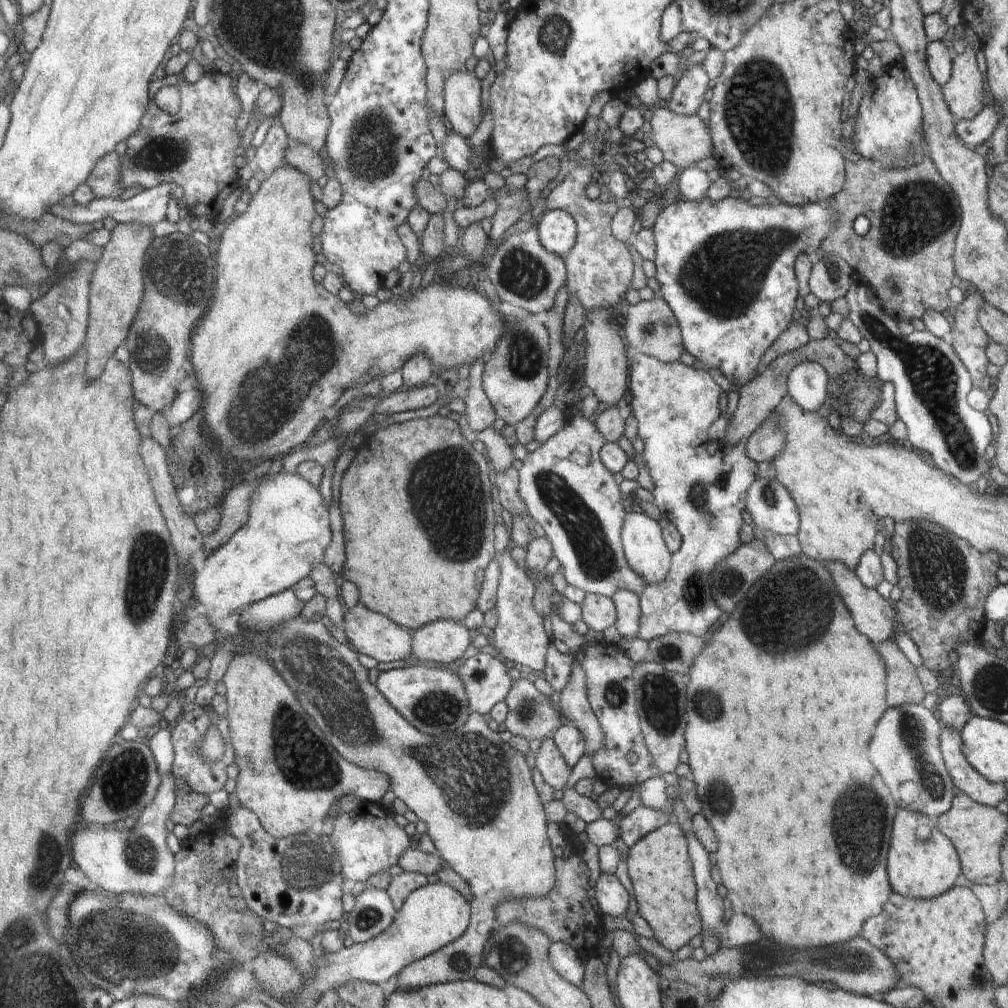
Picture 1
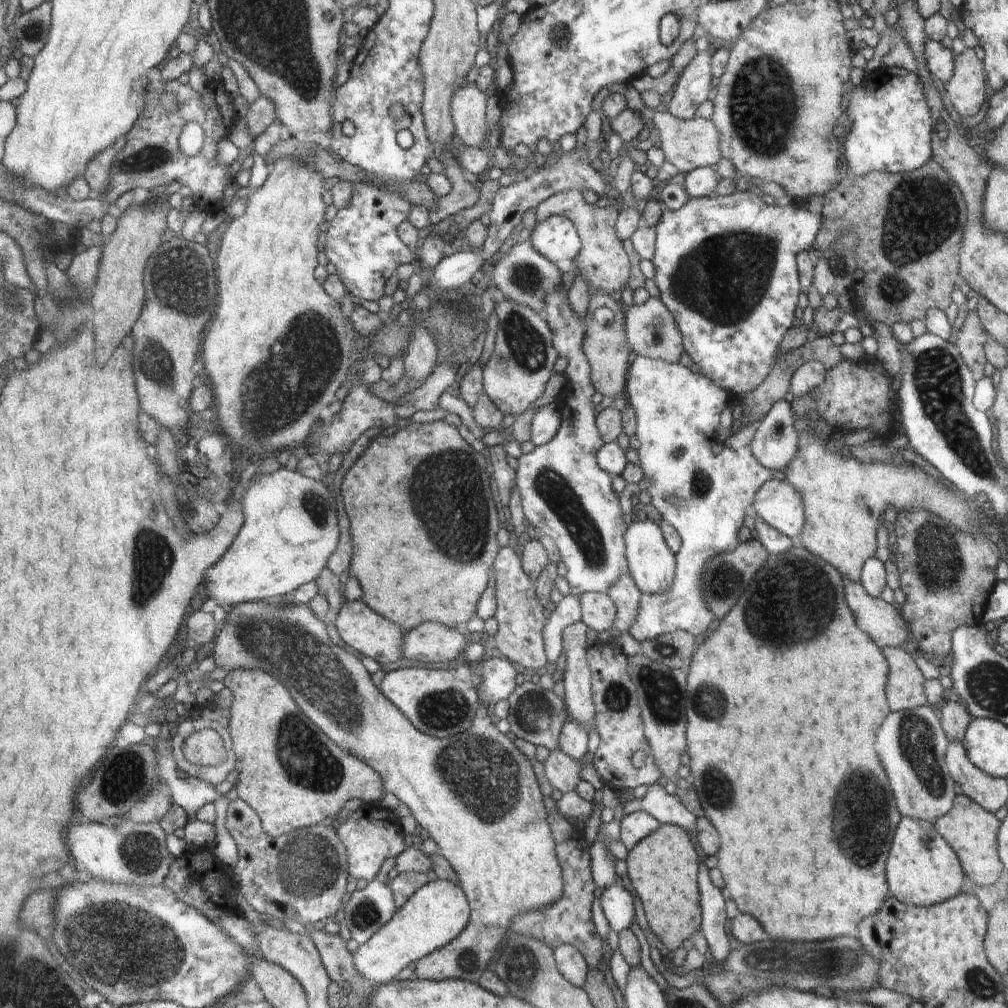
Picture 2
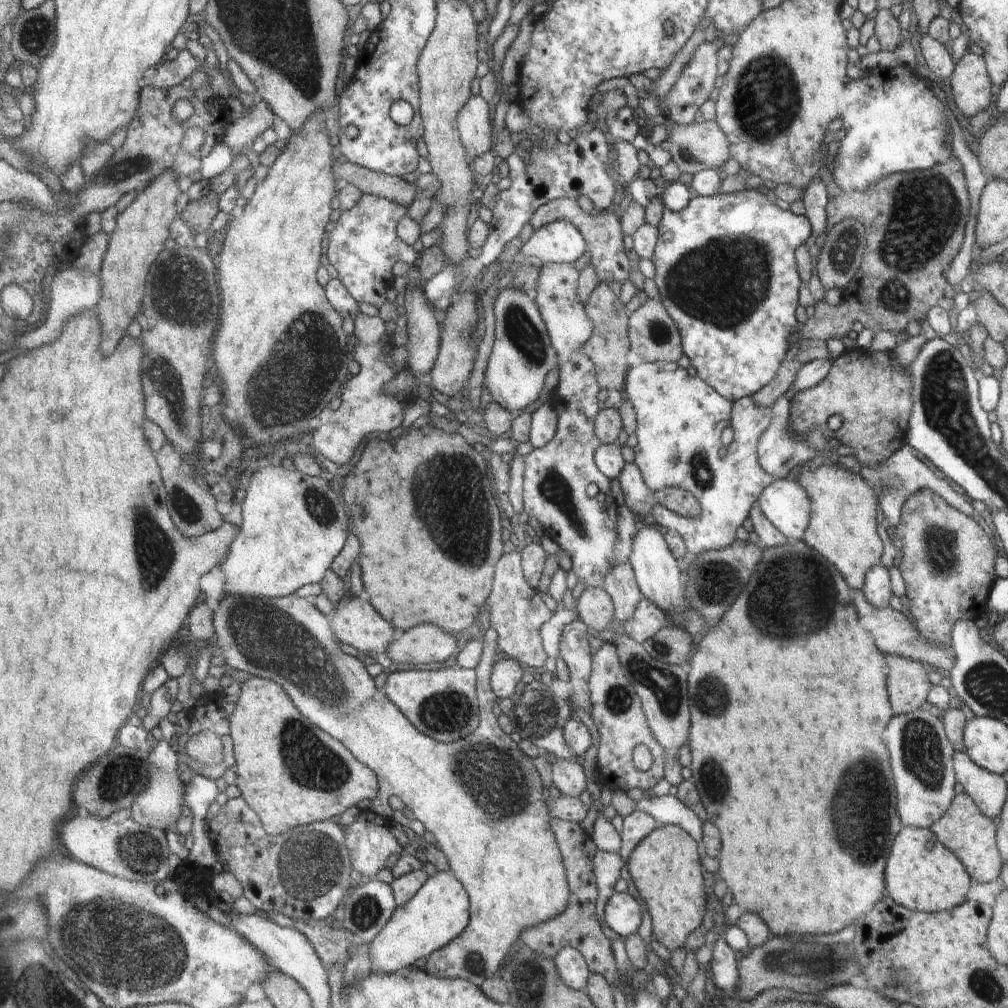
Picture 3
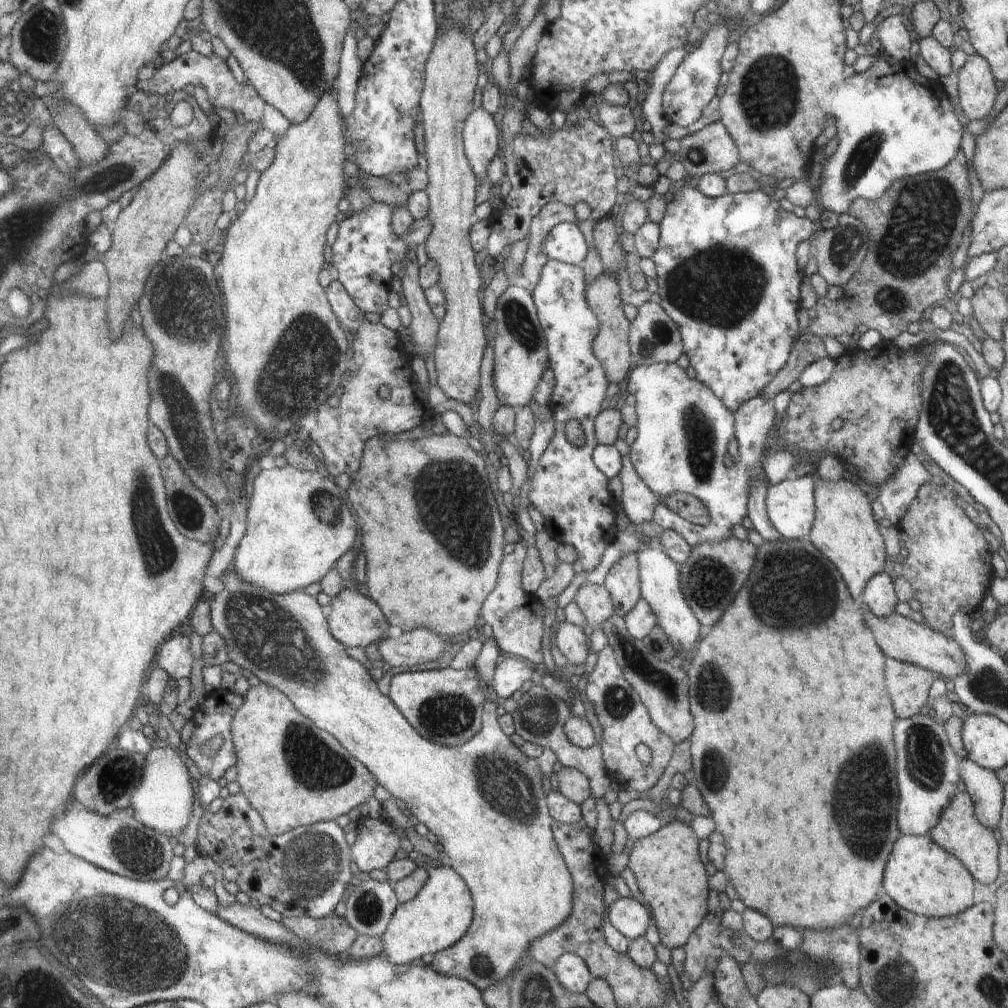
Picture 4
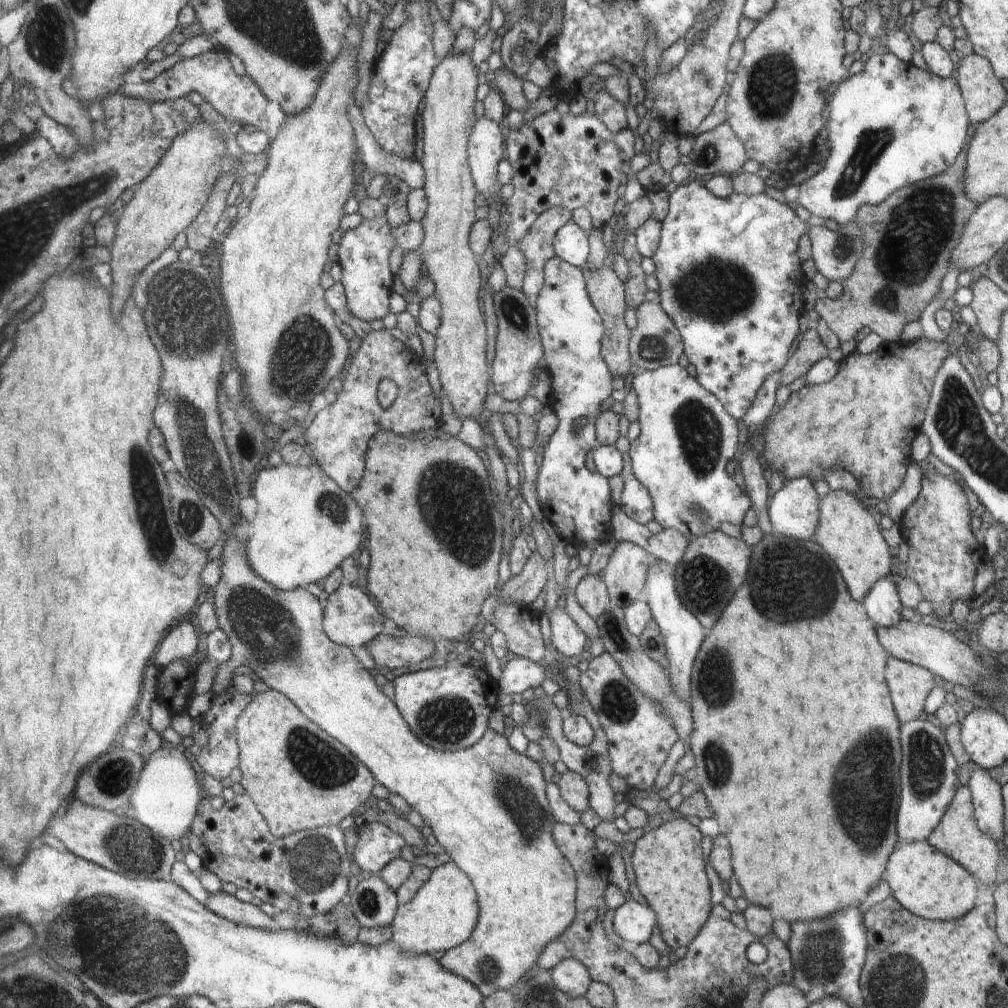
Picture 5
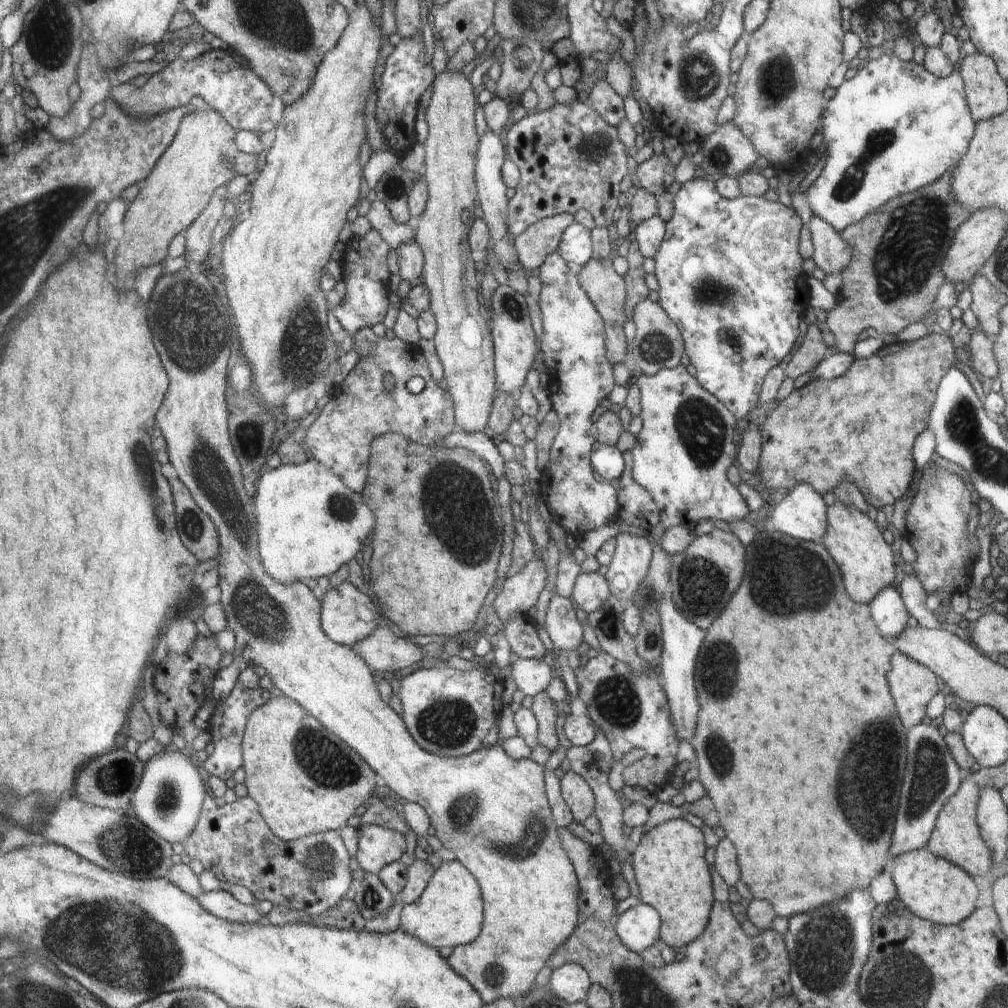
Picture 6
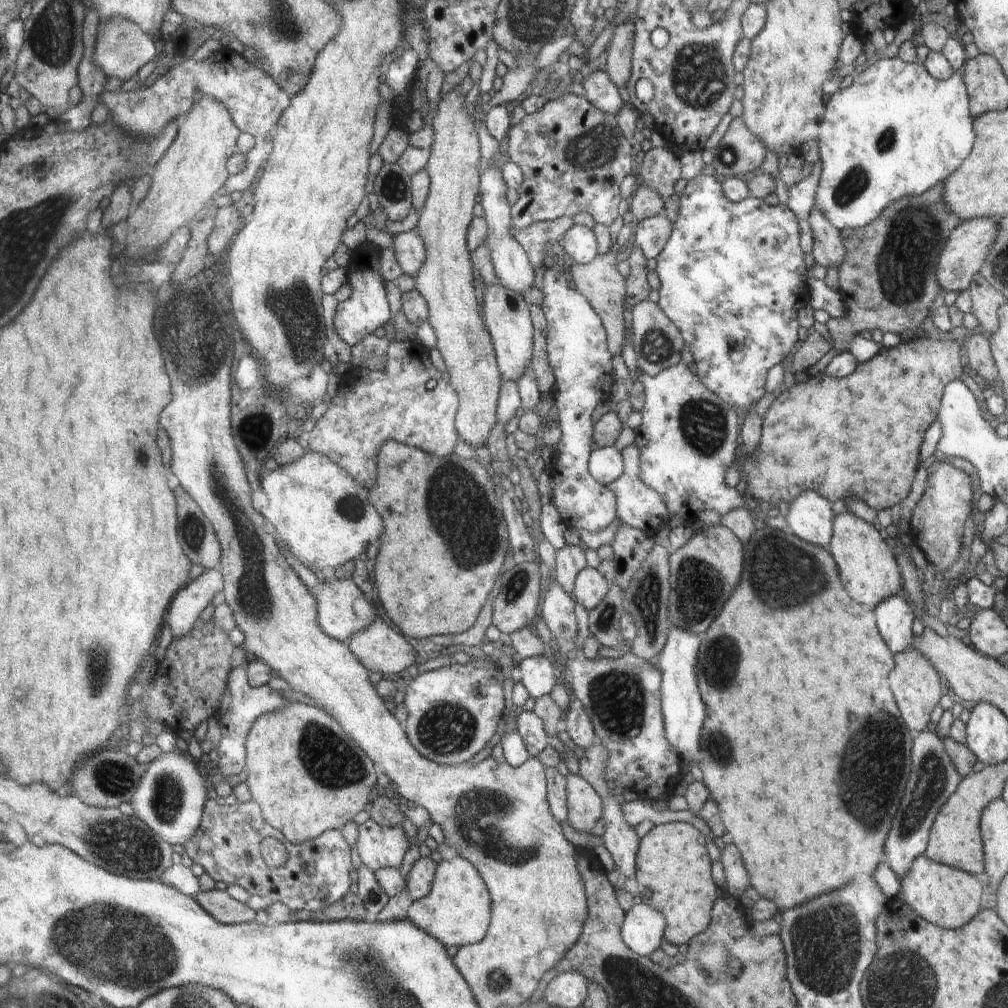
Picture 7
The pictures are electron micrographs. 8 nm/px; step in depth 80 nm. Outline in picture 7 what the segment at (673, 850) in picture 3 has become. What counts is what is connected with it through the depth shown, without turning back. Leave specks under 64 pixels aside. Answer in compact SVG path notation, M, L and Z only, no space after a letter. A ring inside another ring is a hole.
M672 821L666 824L654 825L653 828L640 839L639 849L637 852L637 867L636 867L636 880L639 886L639 893L642 898L642 903L648 906L655 907L656 910L661 911L666 916L667 928L666 939L670 944L679 946L680 944L690 944L695 937L699 937L711 924L711 914L715 910L715 902L719 900L719 896L724 894L726 890L716 886L716 874L712 874L712 854L708 853L708 842L711 839L711 834L704 834L704 830L696 829L696 826L688 822Z

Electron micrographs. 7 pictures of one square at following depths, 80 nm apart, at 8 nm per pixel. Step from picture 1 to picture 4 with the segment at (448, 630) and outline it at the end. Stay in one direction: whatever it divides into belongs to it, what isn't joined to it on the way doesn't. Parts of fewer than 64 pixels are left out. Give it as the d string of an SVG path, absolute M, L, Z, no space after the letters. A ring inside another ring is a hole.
M420 627L412 631L400 631L397 637L385 638L378 643L378 650L383 658L381 662L389 667L416 666L436 660L442 654L444 644L435 632Z

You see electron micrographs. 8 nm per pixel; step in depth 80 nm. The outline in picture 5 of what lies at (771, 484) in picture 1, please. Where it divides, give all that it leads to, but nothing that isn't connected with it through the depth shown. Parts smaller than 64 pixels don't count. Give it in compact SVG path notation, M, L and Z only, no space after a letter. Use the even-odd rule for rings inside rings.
M800 477L783 484L768 502L772 532L788 538L816 541L820 499L808 477Z

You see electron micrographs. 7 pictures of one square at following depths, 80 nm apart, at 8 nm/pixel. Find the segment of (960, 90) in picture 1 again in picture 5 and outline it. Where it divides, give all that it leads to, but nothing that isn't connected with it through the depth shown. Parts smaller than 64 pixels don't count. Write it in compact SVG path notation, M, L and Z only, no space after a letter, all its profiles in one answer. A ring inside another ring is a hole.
M972 53L961 55L958 66L954 78L962 91L971 124L987 121L1006 102L1006 90L1002 88L991 61Z

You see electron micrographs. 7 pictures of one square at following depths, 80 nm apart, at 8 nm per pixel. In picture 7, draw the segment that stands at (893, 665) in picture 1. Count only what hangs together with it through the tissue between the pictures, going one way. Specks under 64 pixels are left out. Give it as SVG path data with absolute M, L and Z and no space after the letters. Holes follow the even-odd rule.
M910 649L896 655L896 674L892 674L892 690L896 690L896 702L900 702L903 719L912 730L924 731L930 722L930 712L938 706L942 686L935 666L918 650Z

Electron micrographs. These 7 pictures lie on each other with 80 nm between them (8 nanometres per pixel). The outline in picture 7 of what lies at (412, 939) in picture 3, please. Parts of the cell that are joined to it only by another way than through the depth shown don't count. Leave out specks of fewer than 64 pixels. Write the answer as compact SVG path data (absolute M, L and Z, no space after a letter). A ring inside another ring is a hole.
M452 852L450 859L442 859L437 864L431 891L409 906L406 919L428 931L444 946L478 944L486 936L492 920L491 896L487 883L468 859Z

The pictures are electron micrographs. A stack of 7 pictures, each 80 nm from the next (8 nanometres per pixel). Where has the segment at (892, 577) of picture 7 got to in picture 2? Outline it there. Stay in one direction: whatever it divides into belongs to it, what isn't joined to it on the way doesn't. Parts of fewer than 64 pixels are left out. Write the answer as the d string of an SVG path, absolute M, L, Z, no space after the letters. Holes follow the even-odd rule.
M808 427L804 433L799 434L799 449L786 470L788 481L792 486L800 490L804 498L806 522L802 534L797 538L805 549L818 555L836 567L840 573L852 582L861 580L863 566L876 554L876 526L878 516L886 507L894 507L896 510L922 507L922 512L936 513L939 517L955 524L963 533L984 532L984 525L979 522L983 514L974 510L971 501L960 499L957 494L944 486L940 481L931 477L923 468L914 463L904 462L902 465L892 463L878 463L863 465L852 456L846 459L838 455L828 453L825 444L828 443L827 435L818 435Z

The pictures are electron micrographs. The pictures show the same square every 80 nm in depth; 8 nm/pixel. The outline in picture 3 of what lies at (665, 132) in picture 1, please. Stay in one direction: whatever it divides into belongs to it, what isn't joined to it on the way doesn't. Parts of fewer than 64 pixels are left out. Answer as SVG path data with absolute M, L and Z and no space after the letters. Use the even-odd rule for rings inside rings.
M660 114L654 118L652 124L665 124L670 130L670 137L667 141L670 143L671 160L678 166L685 179L699 173L704 169L715 169L719 171L720 166L731 158L731 143L724 134L719 123L716 121L698 120L691 125L675 123L666 118L665 114Z

